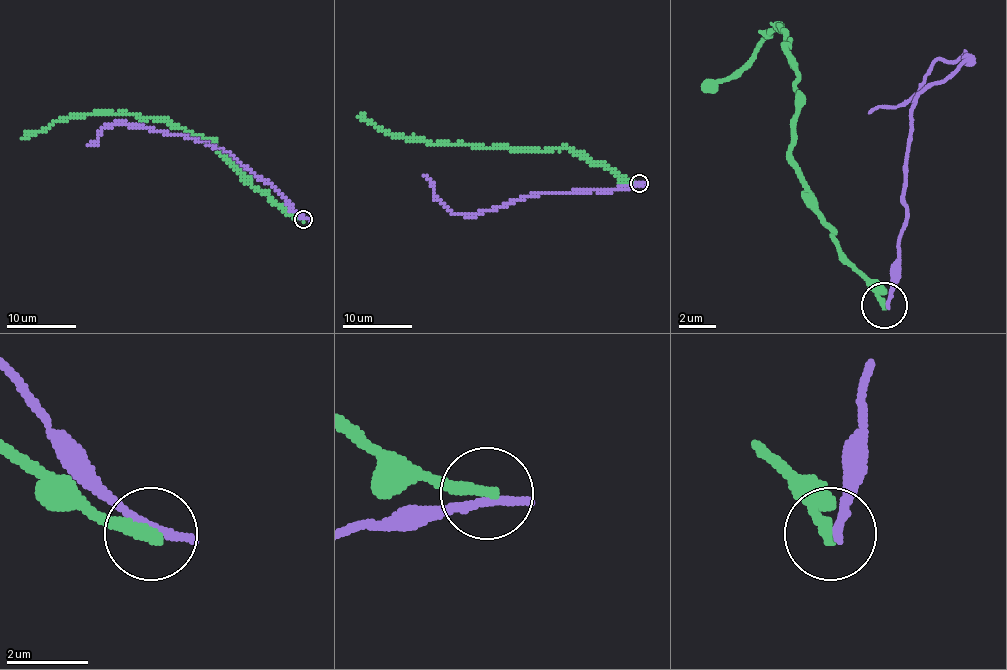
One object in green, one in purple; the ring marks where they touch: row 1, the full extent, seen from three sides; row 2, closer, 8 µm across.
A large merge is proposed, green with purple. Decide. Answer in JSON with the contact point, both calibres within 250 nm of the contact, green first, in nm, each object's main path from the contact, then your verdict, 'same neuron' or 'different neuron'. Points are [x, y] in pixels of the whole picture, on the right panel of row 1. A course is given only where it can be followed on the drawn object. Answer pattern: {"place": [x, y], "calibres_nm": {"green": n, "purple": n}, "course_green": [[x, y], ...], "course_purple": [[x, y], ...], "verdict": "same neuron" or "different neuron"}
{"place": [884, 305], "calibres_nm": {"green": 320, "purple": 280}, "course_green": [[885, 306], [853, 270], [794, 160], [799, 100], [794, 68], [785, 50], [789, 41], [780, 27], [707, 91]], "course_purple": [[885, 302], [904, 228], [908, 123], [913, 100], [968, 55], [940, 59], [899, 105], [867, 114]], "verdict": "different neuron"}

